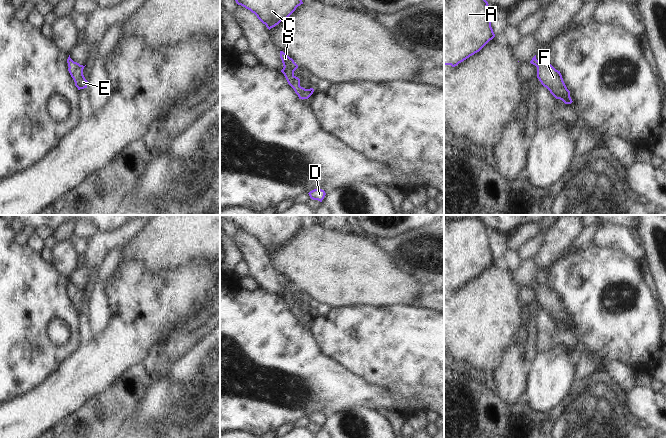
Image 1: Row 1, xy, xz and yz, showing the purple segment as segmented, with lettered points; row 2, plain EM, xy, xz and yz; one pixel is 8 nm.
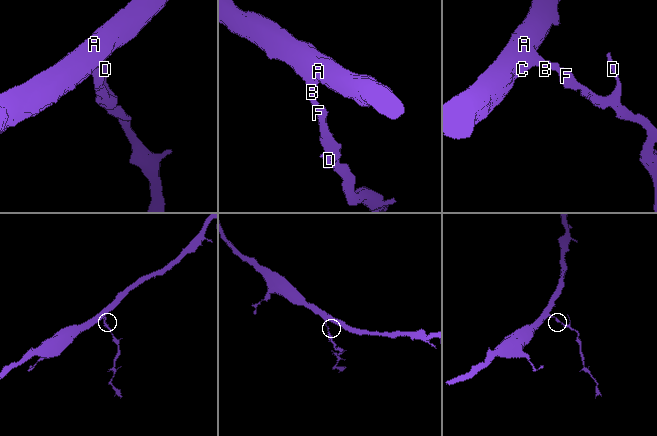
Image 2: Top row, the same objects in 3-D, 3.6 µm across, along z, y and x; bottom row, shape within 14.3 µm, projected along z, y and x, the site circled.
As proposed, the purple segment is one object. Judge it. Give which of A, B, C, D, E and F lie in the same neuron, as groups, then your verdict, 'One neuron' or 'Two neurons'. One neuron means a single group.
Groups: A B C D E F. One neuron.

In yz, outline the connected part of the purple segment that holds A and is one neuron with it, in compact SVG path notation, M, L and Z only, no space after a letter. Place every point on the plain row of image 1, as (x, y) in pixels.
M444 216L444 289L457 290L479 276L495 261L487 235L488 226L477 216Z

